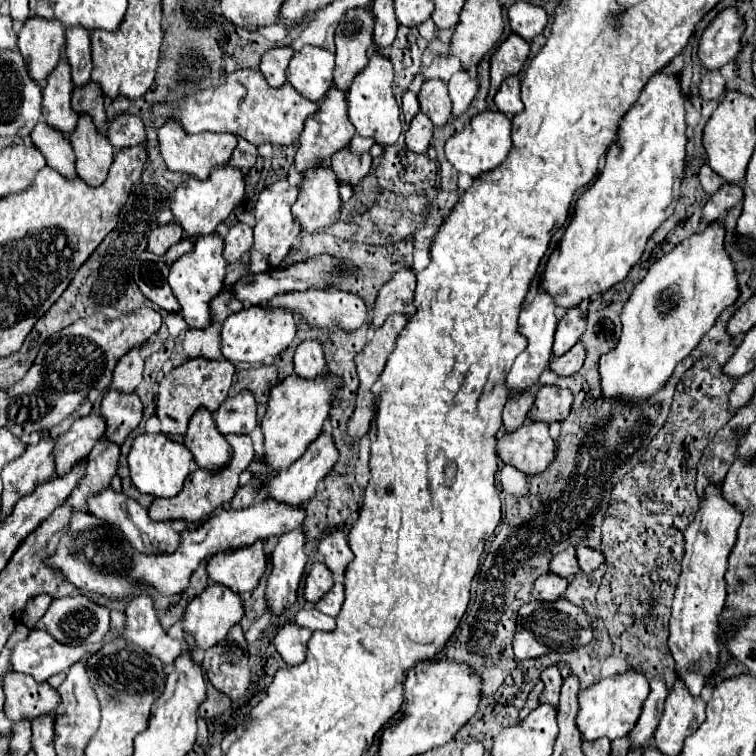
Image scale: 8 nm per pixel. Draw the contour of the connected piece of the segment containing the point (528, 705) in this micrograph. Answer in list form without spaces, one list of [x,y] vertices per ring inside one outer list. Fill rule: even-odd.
[[[539,680],[535,686],[533,686],[533,690],[529,692],[529,698],[527,698],[527,702],[525,702],[525,706],[523,706],[523,710],[521,710],[521,714],[519,714],[519,718],[523,720],[533,708],[537,708],[539,706],[539,694],[541,694],[541,690],[543,690],[543,682]]]

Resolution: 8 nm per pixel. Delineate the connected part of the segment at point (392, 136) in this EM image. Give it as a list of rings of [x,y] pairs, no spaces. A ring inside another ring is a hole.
[[[369,50],[369,64],[355,76],[355,80],[349,88],[349,94],[347,94],[349,120],[355,126],[357,134],[363,138],[373,138],[375,144],[379,144],[383,148],[395,144],[401,134],[399,106],[395,102],[391,82],[393,82],[393,68],[391,68],[389,58],[377,50]]]

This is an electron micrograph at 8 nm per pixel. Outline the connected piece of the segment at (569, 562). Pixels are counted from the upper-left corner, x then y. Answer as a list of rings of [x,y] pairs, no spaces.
[[[567,548],[563,552],[559,552],[551,564],[549,564],[551,572],[557,574],[557,576],[563,576],[563,578],[569,578],[569,576],[575,576],[579,572],[579,564],[577,564],[577,556],[575,556],[575,548]]]

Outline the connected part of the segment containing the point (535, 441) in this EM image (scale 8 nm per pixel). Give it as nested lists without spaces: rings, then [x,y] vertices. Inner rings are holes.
[[[527,420],[521,428],[517,428],[515,432],[505,432],[497,440],[497,454],[503,460],[503,464],[509,464],[509,466],[521,470],[523,474],[529,474],[529,476],[541,474],[555,460],[555,442],[549,436],[547,424]]]

